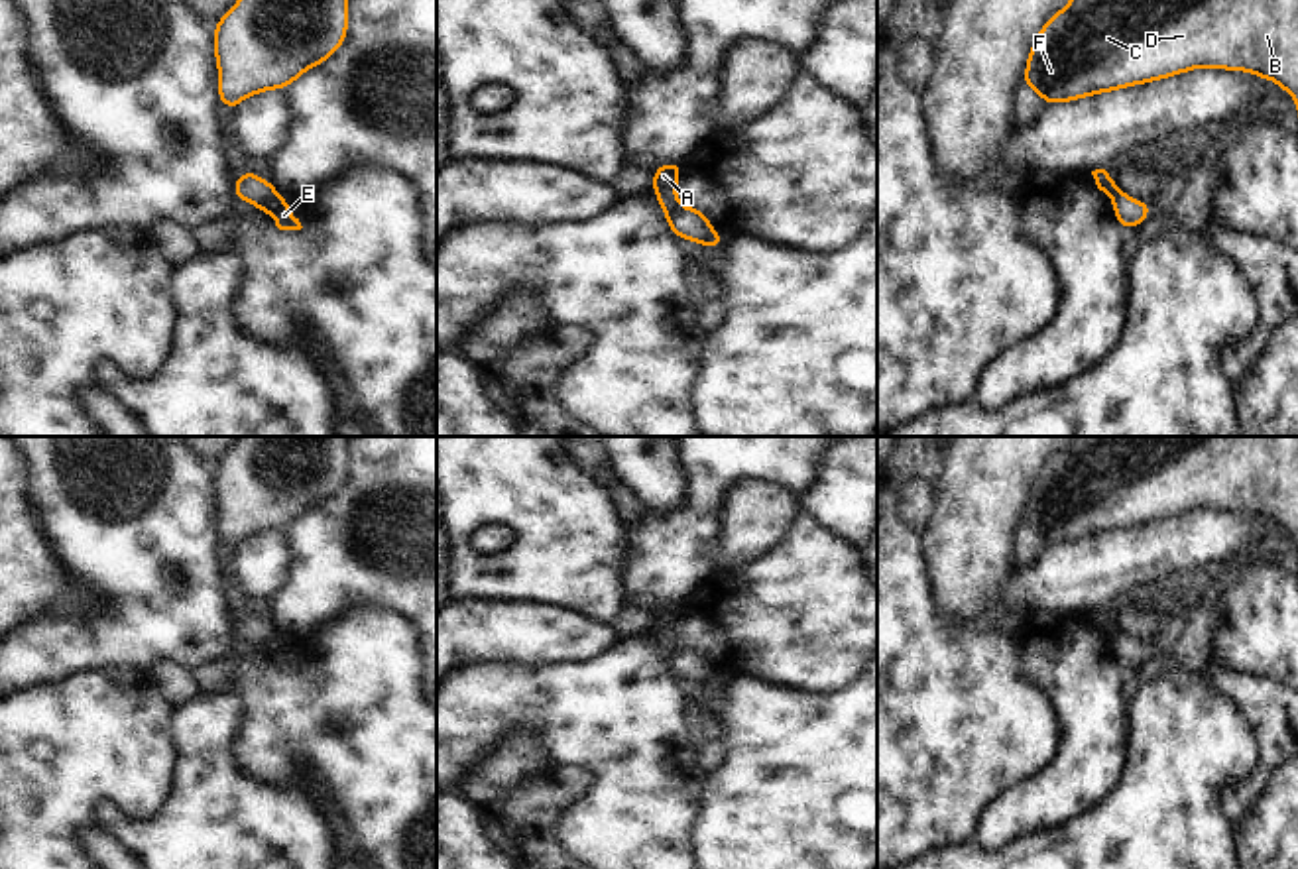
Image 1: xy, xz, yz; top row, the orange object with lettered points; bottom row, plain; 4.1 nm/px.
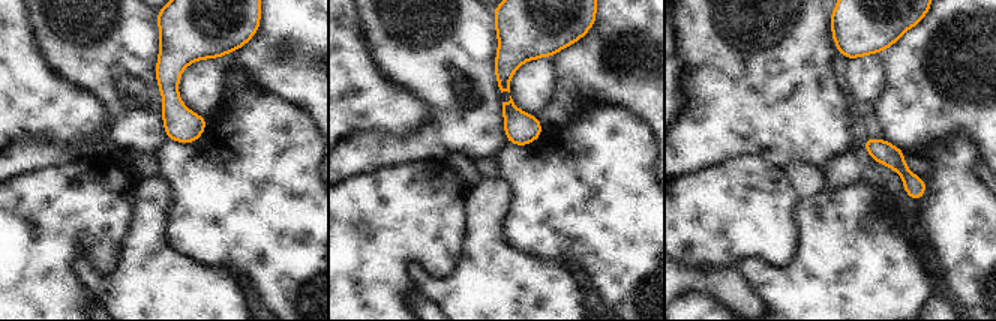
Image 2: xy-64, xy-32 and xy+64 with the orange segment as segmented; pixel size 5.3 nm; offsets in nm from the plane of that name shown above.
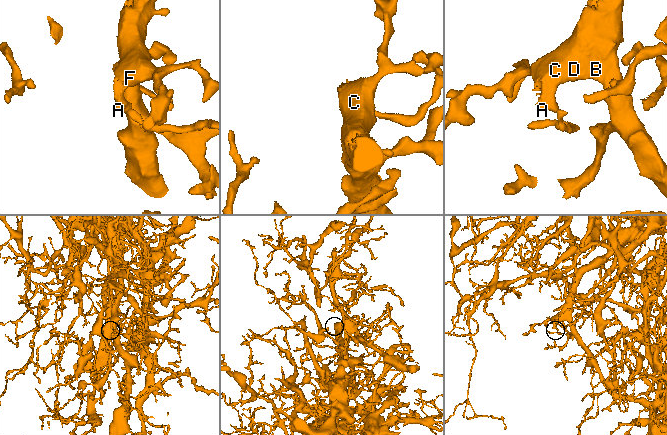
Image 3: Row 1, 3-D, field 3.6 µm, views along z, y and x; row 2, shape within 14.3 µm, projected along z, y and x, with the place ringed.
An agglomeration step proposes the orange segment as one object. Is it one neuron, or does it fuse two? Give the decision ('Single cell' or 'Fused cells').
Fused cells.

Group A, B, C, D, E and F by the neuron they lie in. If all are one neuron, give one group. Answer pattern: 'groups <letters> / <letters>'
groups A B C D F / E

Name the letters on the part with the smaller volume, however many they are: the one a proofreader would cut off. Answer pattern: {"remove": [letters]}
{"remove": ["E"]}

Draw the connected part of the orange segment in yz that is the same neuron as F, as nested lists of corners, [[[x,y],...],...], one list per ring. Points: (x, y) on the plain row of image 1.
[[[1072,436],[1036,474],[1023,525],[1054,547],[1204,507],[1274,521],[1296,541],[1298,552],[1298,436]]]

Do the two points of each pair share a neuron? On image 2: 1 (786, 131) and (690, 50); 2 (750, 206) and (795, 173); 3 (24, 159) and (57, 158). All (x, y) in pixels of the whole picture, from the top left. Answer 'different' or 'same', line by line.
1: same
2: different
3: same

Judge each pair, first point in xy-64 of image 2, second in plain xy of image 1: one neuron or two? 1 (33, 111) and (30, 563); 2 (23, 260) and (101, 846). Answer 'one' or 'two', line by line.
1: one
2: two

